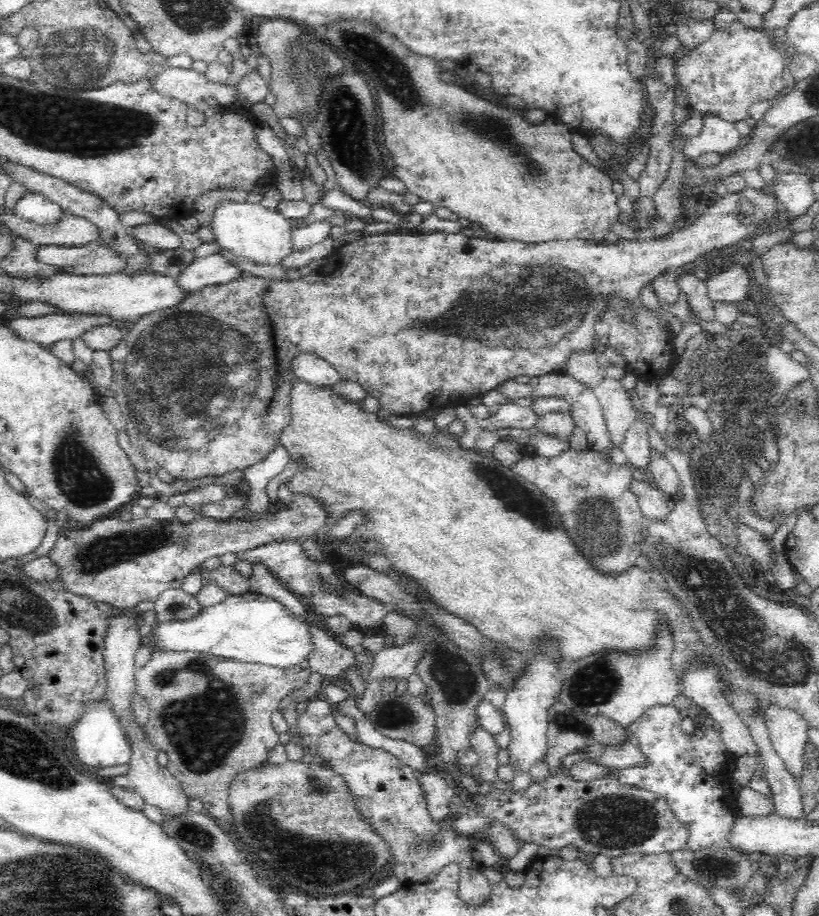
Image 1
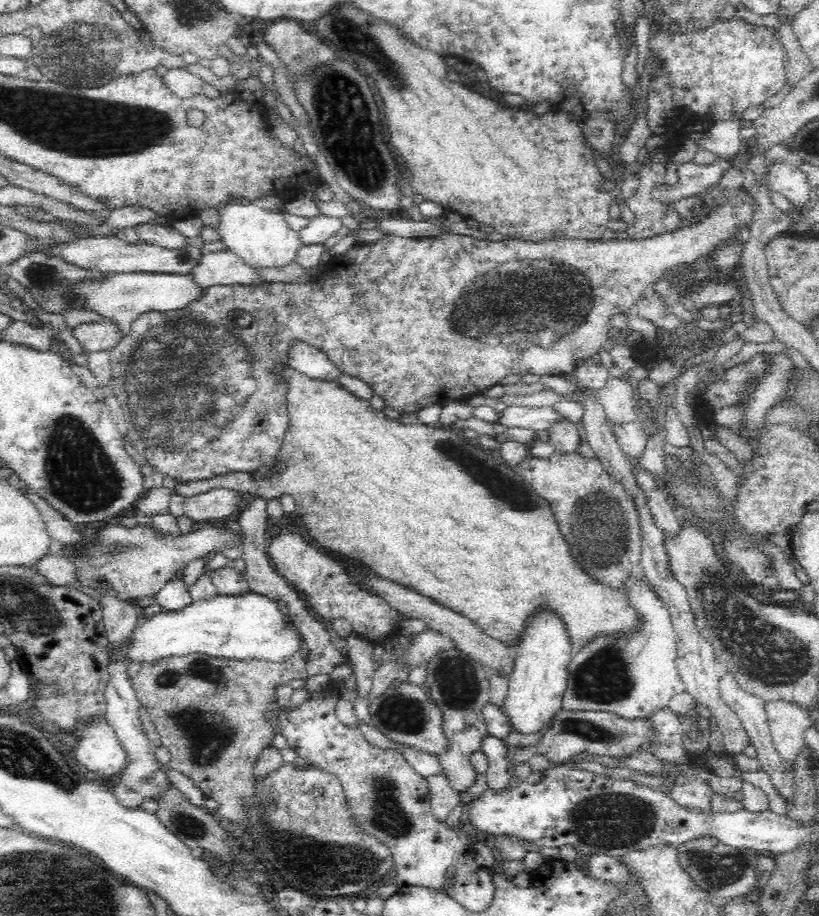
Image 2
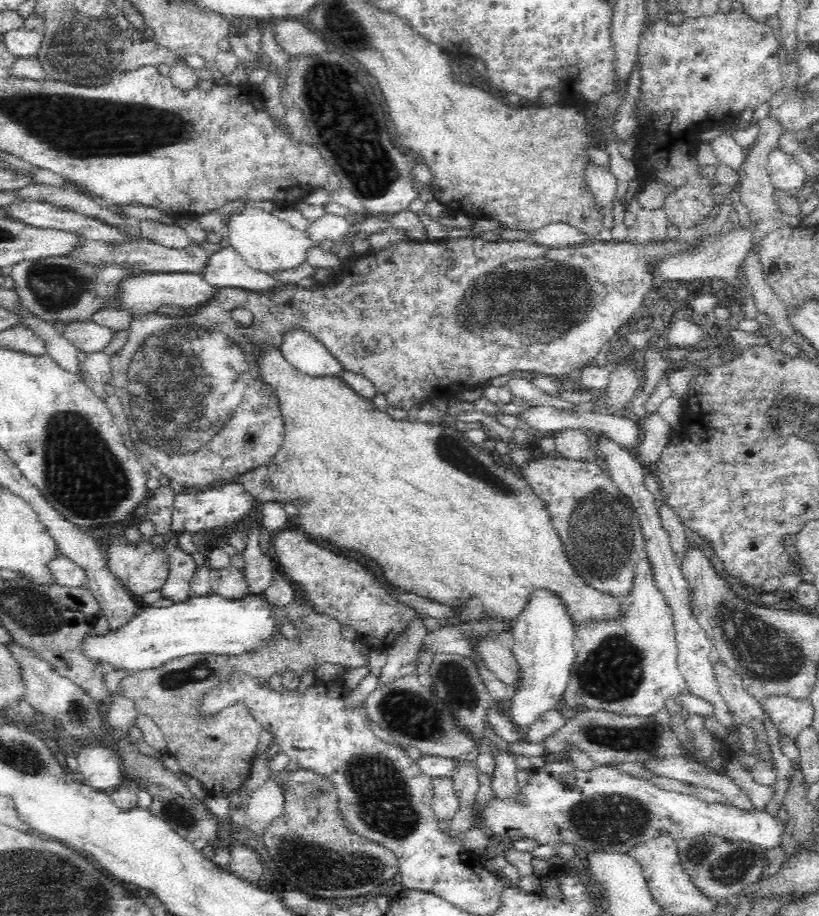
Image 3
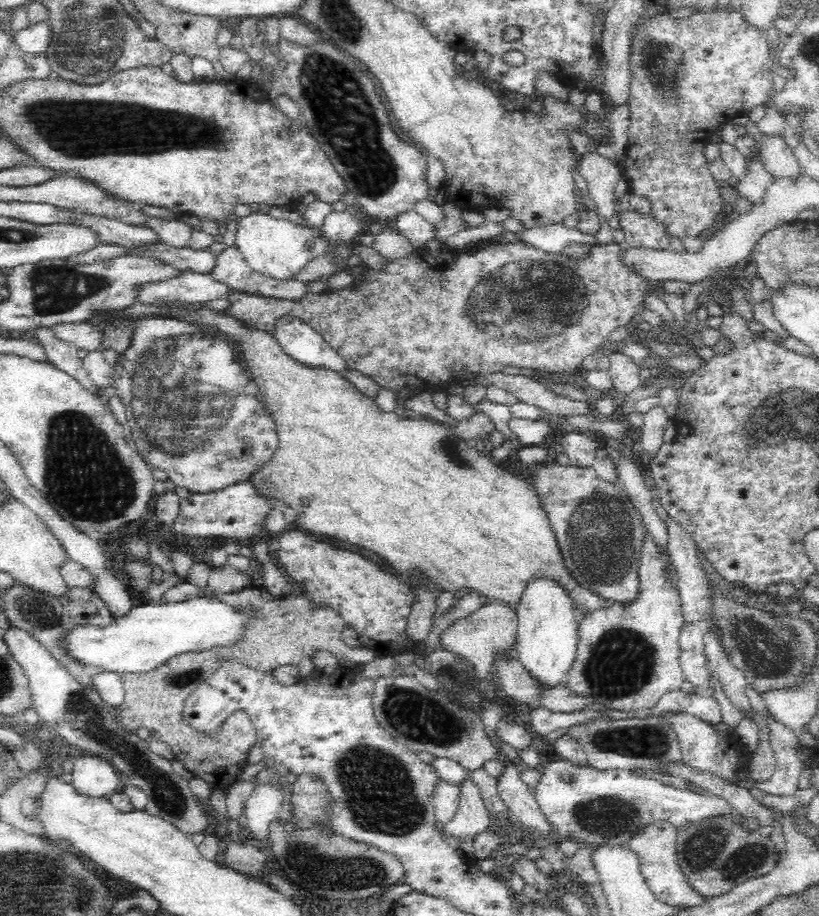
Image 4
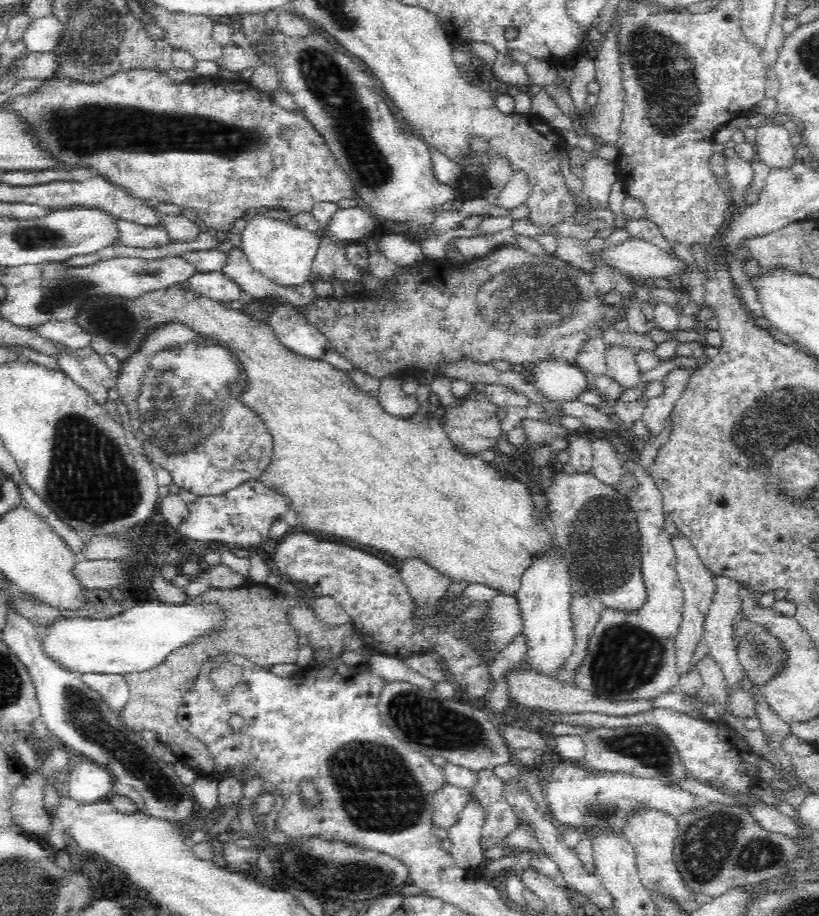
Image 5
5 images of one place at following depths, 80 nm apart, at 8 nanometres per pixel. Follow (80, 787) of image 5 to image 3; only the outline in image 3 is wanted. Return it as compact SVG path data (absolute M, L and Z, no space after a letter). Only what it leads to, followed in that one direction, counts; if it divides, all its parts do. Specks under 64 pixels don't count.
M80 746L74 750L78 760L78 773L84 776L83 784L97 792L109 793L114 791L125 781L122 777L122 767L118 763L118 756L113 754L107 746Z

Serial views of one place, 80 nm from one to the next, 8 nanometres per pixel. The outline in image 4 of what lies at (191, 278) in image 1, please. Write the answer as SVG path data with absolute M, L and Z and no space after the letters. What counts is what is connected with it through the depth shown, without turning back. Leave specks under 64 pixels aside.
M226 247L216 260L212 274L217 282L228 284L234 291L264 298L280 298L300 302L306 297L308 286L292 280L277 282L250 268L244 255L235 247Z

